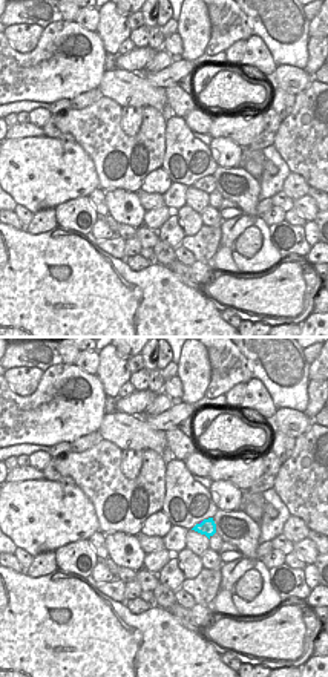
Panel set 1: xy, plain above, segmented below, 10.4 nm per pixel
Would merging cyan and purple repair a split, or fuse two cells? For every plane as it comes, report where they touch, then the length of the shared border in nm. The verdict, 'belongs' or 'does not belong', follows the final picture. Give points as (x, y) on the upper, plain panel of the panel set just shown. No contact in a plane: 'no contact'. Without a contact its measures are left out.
(201, 179) | 60 nm

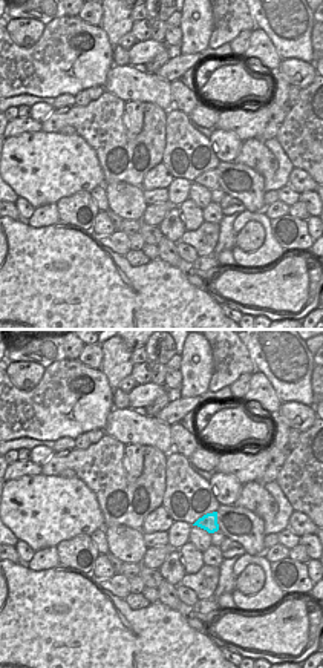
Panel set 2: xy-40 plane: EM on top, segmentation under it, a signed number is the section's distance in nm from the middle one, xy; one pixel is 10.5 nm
no contact

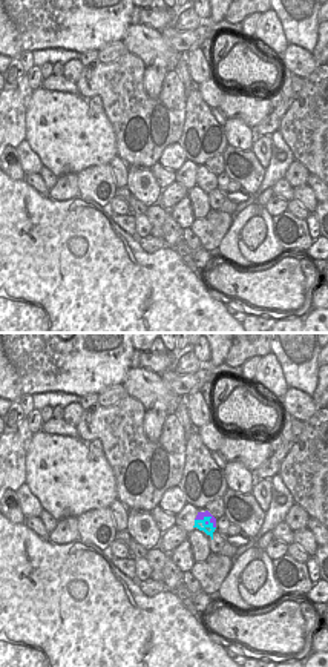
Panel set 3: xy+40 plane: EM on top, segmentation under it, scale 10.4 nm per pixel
(206, 177) | 240 nm

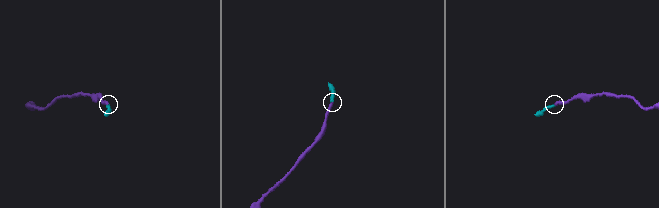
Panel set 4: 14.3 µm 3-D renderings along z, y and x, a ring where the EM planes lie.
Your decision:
does not belong

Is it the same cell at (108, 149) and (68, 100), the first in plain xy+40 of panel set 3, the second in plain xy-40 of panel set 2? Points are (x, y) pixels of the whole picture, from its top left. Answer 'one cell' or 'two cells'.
two cells

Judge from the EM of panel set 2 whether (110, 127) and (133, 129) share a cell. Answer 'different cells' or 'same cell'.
different cells

